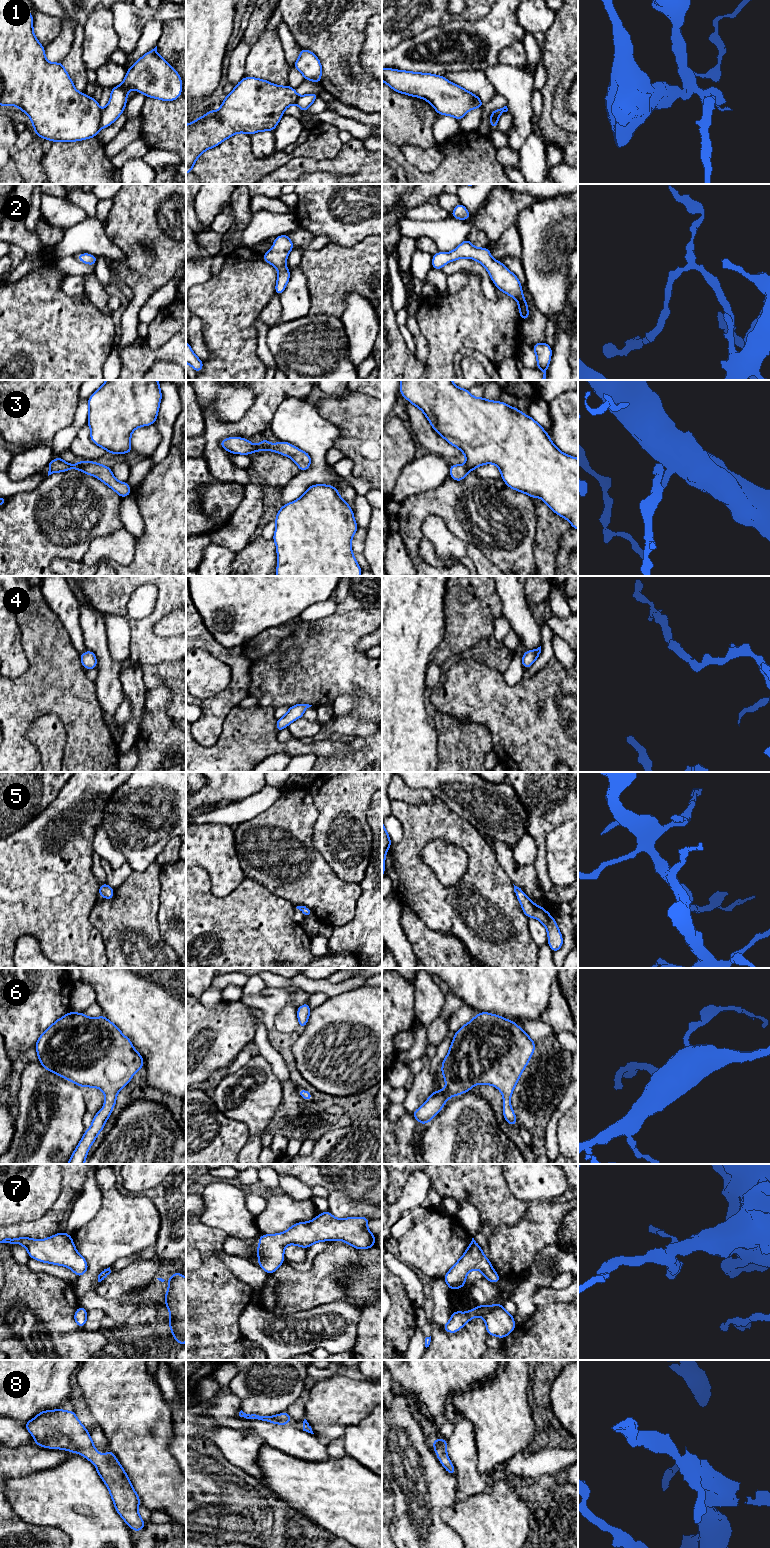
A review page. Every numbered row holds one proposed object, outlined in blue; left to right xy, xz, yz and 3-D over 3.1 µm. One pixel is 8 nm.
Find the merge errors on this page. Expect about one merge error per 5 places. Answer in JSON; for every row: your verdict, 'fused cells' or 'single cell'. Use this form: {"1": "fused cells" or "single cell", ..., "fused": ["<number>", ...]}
{"1": "fused cells", "2": "single cell", "3": "single cell", "4": "single cell", "5": "single cell", "6": "single cell", "7": "single cell", "8": "single cell", "fused": ["1"]}

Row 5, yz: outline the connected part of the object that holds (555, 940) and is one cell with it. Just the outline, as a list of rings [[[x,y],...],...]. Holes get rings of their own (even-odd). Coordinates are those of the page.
[[[514,885],[514,892],[522,906],[524,914],[528,918],[538,919],[546,927],[548,933],[548,944],[553,953],[559,951],[563,944],[563,937],[555,919],[542,906],[534,904],[525,895],[521,888]]]

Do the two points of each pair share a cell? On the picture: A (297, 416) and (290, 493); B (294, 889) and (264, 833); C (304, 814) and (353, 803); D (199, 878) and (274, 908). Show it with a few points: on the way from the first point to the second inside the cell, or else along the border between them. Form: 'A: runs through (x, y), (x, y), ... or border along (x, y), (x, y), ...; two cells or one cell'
A: runs through (312, 435), (316, 439), (316, 467), (309, 474); one cell
B: runs through (294, 875), (275, 847); one cell
C: border along (309, 789), (312, 802), (318, 811), (313, 834); two cells
D: runs through (206, 900), (214, 908), (252, 908); one cell

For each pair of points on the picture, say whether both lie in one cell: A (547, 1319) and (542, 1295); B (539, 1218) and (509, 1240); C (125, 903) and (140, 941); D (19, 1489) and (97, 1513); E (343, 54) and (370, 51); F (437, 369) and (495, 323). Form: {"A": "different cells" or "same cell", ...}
{"A": "different cells", "B": "same cell", "C": "same cell", "D": "same cell", "E": "different cells", "F": "same cell"}

